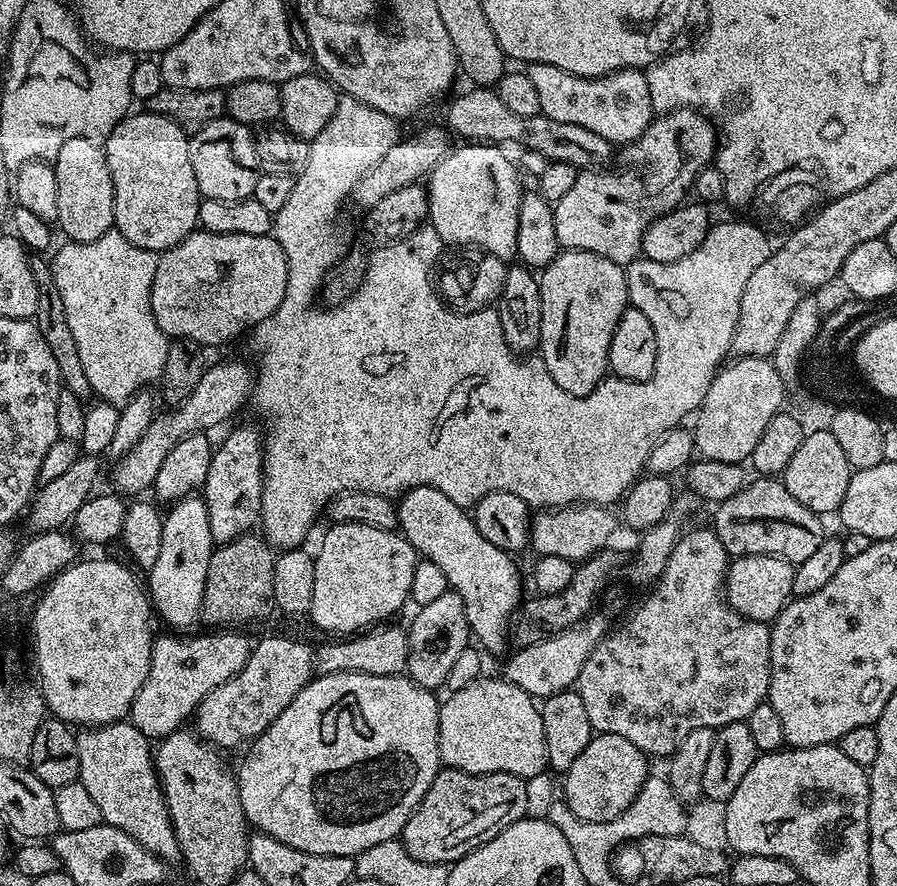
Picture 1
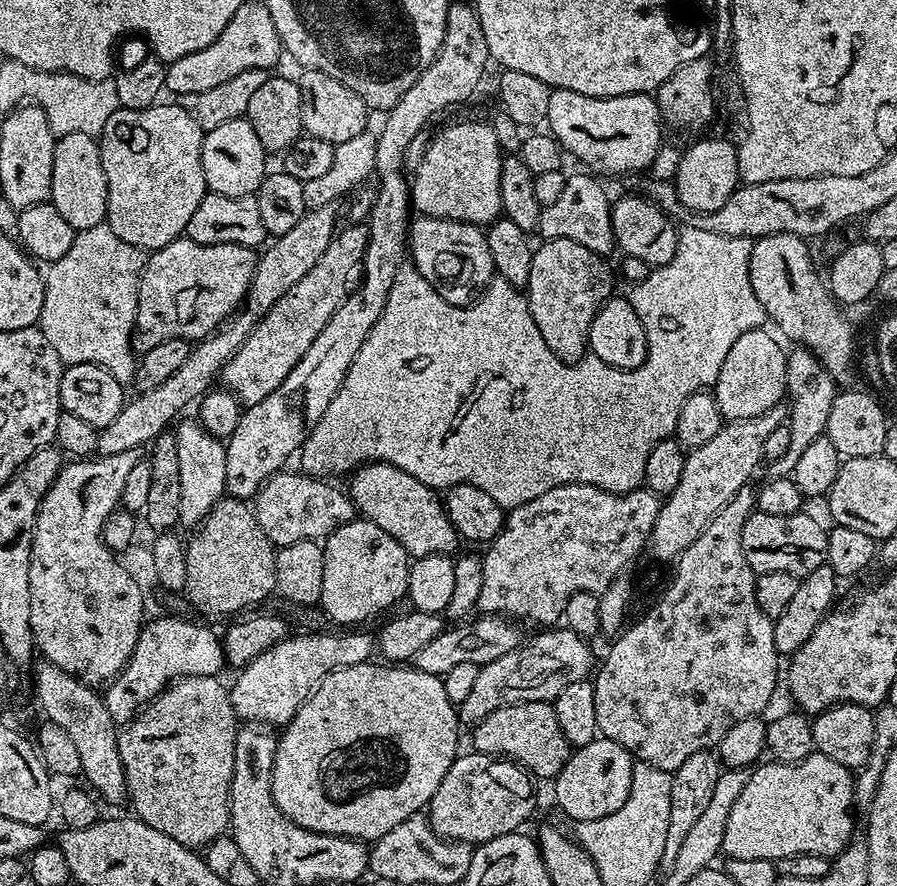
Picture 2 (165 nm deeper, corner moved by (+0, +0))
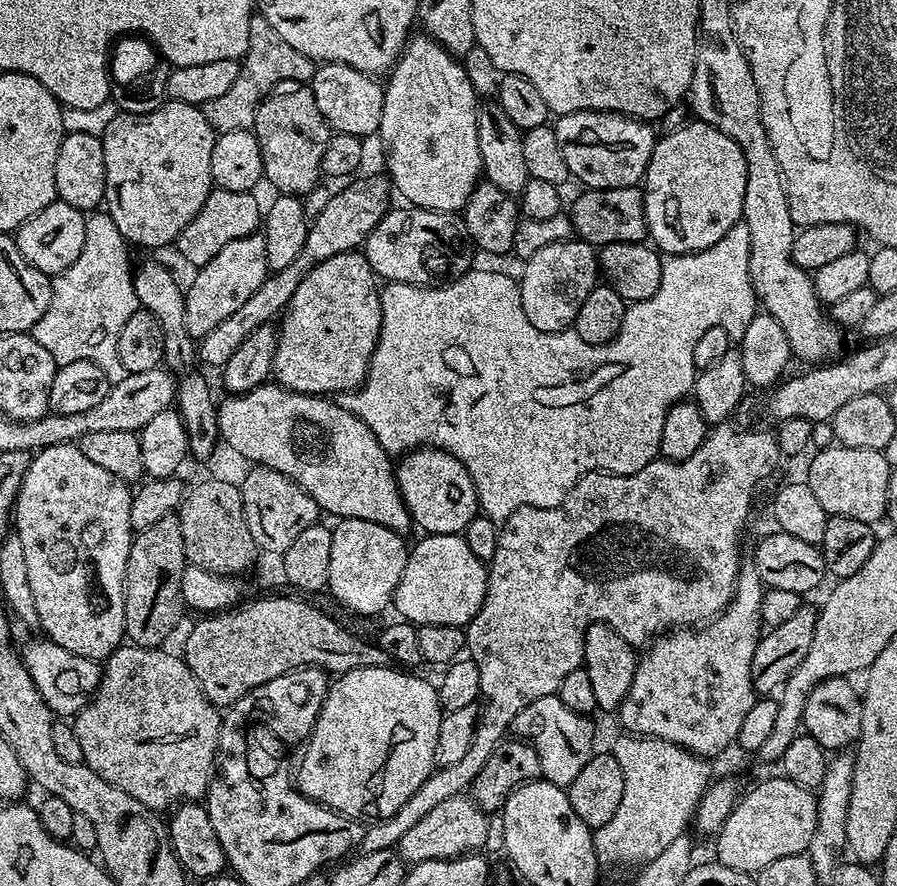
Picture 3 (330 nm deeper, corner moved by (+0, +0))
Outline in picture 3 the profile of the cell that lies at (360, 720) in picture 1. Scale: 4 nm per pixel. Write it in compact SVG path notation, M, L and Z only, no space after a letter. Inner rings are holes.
M396 666L356 669L350 670L349 673L337 675L329 683L328 693L322 702L320 712L316 715L316 724L312 727L312 735L303 745L304 757L300 760L300 769L297 772L295 769L294 772L294 783L303 796L326 806L330 810L341 812L343 816L353 818L369 816L367 819L375 822L382 818L390 818L390 814L394 814L394 810L400 809L405 804L406 798L410 798L410 794L414 794L414 790L418 790L418 786L422 786L422 782L426 782L426 778L437 767L436 743L438 742L438 726L440 725L442 709L436 693L436 684L433 681L423 680L420 676L411 676L411 674L411 671L401 670Z

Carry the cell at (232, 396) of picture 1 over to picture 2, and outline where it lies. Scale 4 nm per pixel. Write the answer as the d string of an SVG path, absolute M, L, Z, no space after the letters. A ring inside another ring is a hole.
M352 222L349 228L341 227L326 246L326 254L318 258L317 264L270 306L270 310L250 330L246 342L226 362L219 379L224 380L223 387L231 392L241 405L257 404L266 398L266 394L274 394L278 386L282 386L282 378L298 366L302 354L310 350L310 342L322 334L322 326L330 322L334 310L346 302L346 298L360 284L362 265L366 246L368 245L368 226L364 222Z

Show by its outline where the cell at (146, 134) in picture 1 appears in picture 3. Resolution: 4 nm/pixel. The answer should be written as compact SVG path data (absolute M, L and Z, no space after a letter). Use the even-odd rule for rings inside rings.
M165 99L164 104L158 110L154 110L150 114L130 114L129 112L120 112L110 122L110 126L106 126L103 134L104 142L104 161L106 162L106 190L104 191L104 204L108 217L114 222L114 226L118 226L118 234L122 234L122 238L127 240L129 245L140 248L164 248L175 245L178 234L182 234L182 230L186 230L186 226L190 222L190 218L194 218L194 214L198 214L198 210L202 210L202 202L206 202L206 198L211 194L214 187L212 183L212 171L210 170L210 154L216 145L217 133L212 131L210 122L206 122L203 111L197 105L187 104L186 102L178 102L177 100Z

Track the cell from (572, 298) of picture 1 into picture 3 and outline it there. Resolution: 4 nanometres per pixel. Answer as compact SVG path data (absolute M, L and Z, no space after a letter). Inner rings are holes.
M573 238L542 246L538 254L523 261L524 273L518 283L522 294L522 310L530 318L530 326L543 332L562 332L576 323L576 315L586 302L586 294L598 287L598 252L585 240Z

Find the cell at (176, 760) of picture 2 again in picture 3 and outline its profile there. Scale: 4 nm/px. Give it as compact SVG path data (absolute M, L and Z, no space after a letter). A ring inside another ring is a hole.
M131 642L115 648L112 655L103 661L100 685L96 687L92 699L88 701L85 708L76 713L71 721L74 734L78 734L78 742L82 746L82 758L88 768L94 770L94 774L98 774L98 778L106 778L106 782L118 786L118 790L126 790L126 794L130 794L130 798L138 798L138 802L142 802L142 806L152 809L157 814L164 814L164 811L167 813L169 810L175 809L178 804L200 802L207 797L212 774L216 771L216 743L220 737L220 722L222 719L221 709L208 700L183 655L176 653L175 656L172 652L164 651L163 647L138 648Z

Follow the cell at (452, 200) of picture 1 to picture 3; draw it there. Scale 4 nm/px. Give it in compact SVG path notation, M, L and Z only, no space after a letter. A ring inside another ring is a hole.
M427 34L413 35L405 44L403 52L397 58L395 66L387 73L384 89L384 105L382 106L382 122L378 133L378 141L384 147L384 156L388 159L387 175L390 177L390 184L393 189L396 188L405 196L407 203L414 208L425 208L431 212L455 212L459 213L466 206L470 194L476 189L478 181L482 176L480 166L480 151L478 150L478 118L476 110L478 107L478 97L469 78L466 76L466 70L463 63L457 57L451 56L436 40Z

